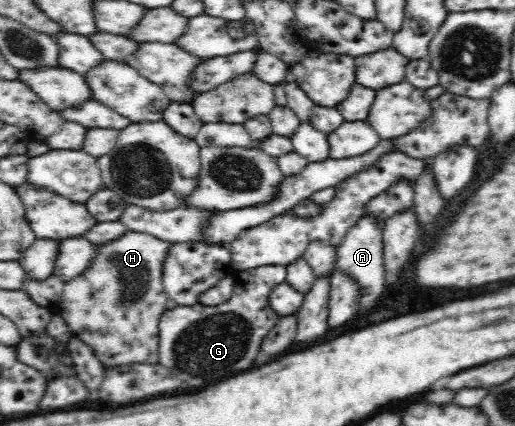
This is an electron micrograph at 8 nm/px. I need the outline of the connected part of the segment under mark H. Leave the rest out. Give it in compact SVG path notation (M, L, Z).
M128 231L124 233L120 239L116 241L110 241L110 243L104 243L104 245L98 245L98 251L96 251L96 257L94 261L90 263L90 267L85 269L80 275L74 277L69 282L65 282L62 292L60 293L60 301L55 306L54 310L57 312L68 324L68 329L72 330L73 339L78 338L84 344L92 348L92 353L96 355L96 358L100 360L106 367L128 365L128 364L158 364L158 323L160 317L167 310L166 303L168 303L167 293L164 291L163 286L163 263L167 258L169 247L172 243L162 241L153 235L144 235L144 233L134 233L134 231Z

